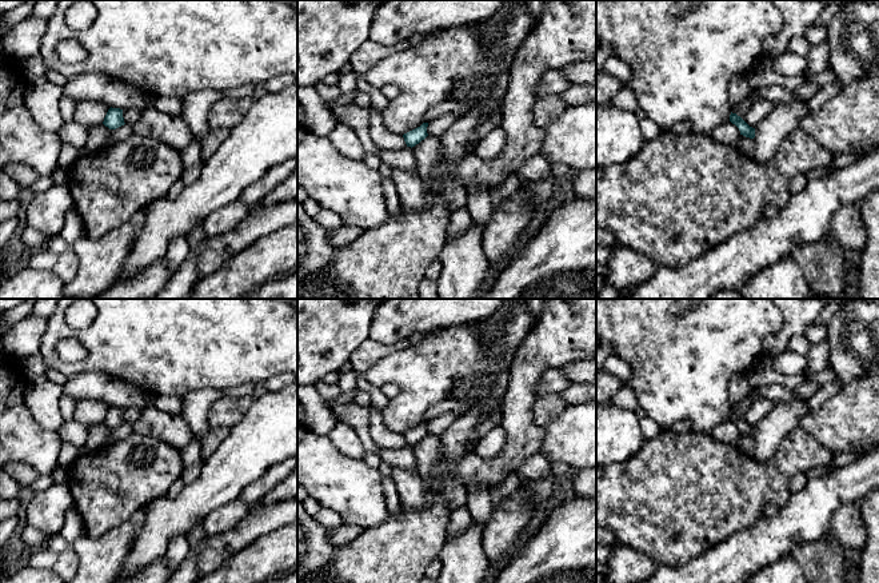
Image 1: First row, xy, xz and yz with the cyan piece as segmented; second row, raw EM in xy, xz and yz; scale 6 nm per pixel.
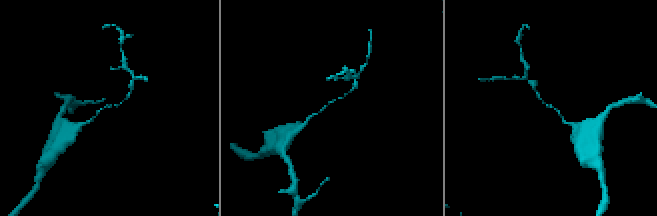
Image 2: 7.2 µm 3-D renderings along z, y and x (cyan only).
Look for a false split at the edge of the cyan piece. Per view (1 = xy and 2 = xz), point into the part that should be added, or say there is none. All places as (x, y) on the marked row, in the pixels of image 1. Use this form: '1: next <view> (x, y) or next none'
1: next none
2: next none

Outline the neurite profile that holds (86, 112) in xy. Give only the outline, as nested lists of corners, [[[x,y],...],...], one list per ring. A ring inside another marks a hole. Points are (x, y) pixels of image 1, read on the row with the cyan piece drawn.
[[[79,100],[75,109],[75,121],[92,125],[104,121],[111,107],[95,100]]]

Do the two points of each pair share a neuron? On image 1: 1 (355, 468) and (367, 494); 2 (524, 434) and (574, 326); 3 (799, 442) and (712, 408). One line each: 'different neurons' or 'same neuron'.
1: same neuron
2: same neuron
3: different neurons

